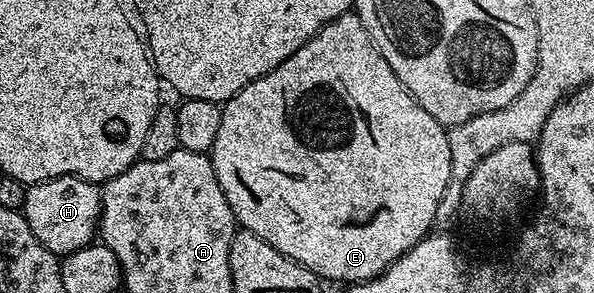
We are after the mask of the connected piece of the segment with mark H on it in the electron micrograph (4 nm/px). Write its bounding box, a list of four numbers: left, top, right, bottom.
[21,178,102,256]

